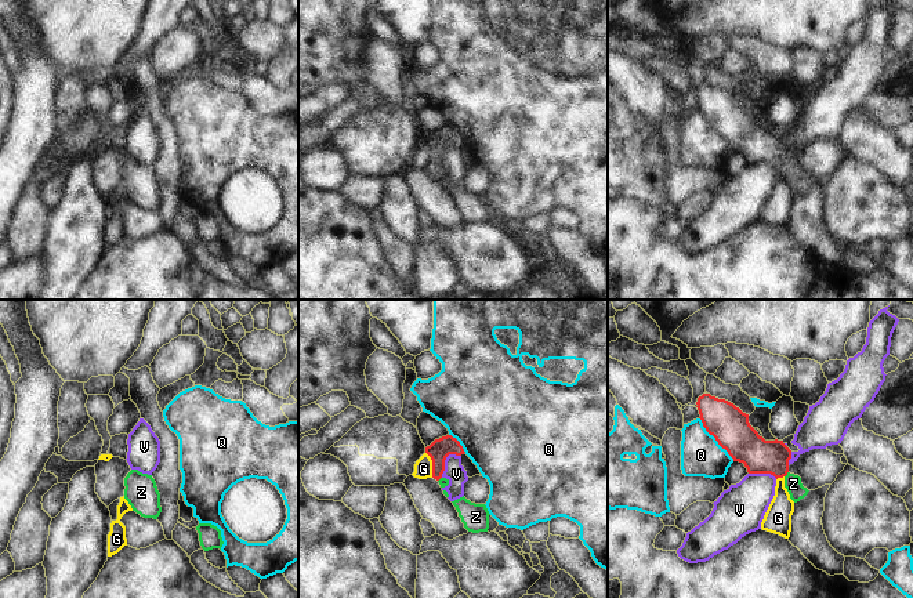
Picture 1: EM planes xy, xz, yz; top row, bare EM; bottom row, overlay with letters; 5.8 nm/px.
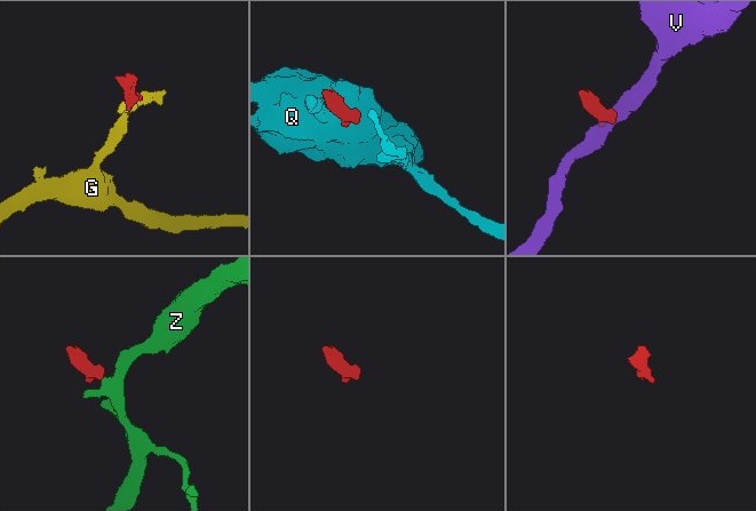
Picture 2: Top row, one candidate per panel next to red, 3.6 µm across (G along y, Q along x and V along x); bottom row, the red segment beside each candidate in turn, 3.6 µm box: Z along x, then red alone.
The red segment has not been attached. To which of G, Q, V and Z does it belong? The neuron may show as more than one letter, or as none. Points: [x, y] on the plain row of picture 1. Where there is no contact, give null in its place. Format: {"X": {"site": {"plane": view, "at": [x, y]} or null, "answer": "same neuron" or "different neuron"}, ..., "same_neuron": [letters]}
{"G": {"site": {"plane": "xz", "at": [433, 155]}, "answer": "different neuron"}, "Q": {"site": {"plane": "yz", "at": [716, 130]}, "answer": "different neuron"}, "V": {"site": {"plane": "xz", "at": [445, 149]}, "answer": "different neuron"}, "Z": {"site": {"plane": "yz", "at": [786, 165]}, "answer": "same neuron"}, "same_neuron": ["Z"]}

